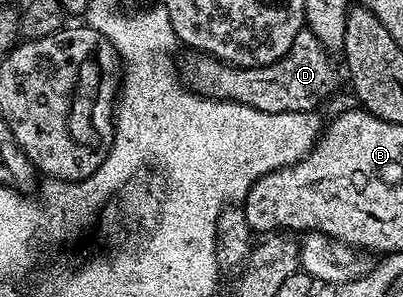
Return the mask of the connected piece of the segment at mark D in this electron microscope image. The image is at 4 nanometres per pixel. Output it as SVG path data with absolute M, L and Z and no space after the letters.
M306 28L297 32L289 52L285 52L285 56L281 56L281 60L257 68L229 66L226 62L220 62L218 58L212 58L210 54L191 52L188 55L188 58L181 62L181 74L186 85L195 93L240 102L249 108L257 108L261 112L276 114L277 112L318 111L320 109L318 106L334 92L335 85L339 82L339 74L335 71L334 64L331 63L332 55L323 47L321 40L317 40L317 36L313 36L313 32Z

